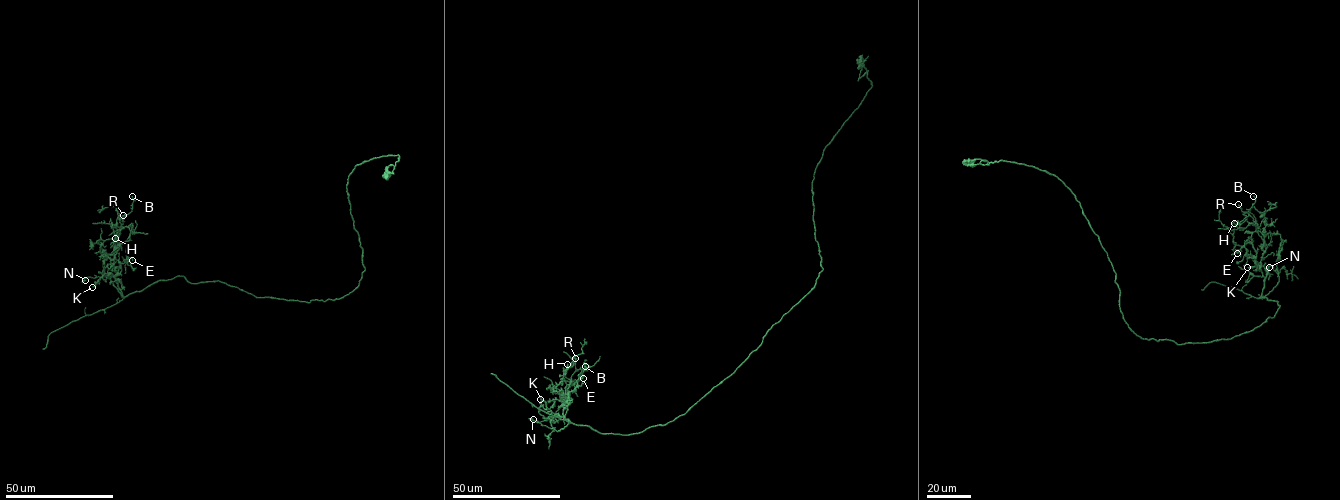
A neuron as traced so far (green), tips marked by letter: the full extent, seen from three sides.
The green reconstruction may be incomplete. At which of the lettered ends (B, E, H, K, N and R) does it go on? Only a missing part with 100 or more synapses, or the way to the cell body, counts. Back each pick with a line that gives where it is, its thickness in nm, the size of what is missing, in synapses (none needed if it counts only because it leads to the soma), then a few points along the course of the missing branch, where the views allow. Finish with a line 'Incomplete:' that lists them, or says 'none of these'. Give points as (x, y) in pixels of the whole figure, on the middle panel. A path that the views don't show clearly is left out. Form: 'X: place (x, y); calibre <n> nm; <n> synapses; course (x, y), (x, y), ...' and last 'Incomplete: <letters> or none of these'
Incomplete: none of these

